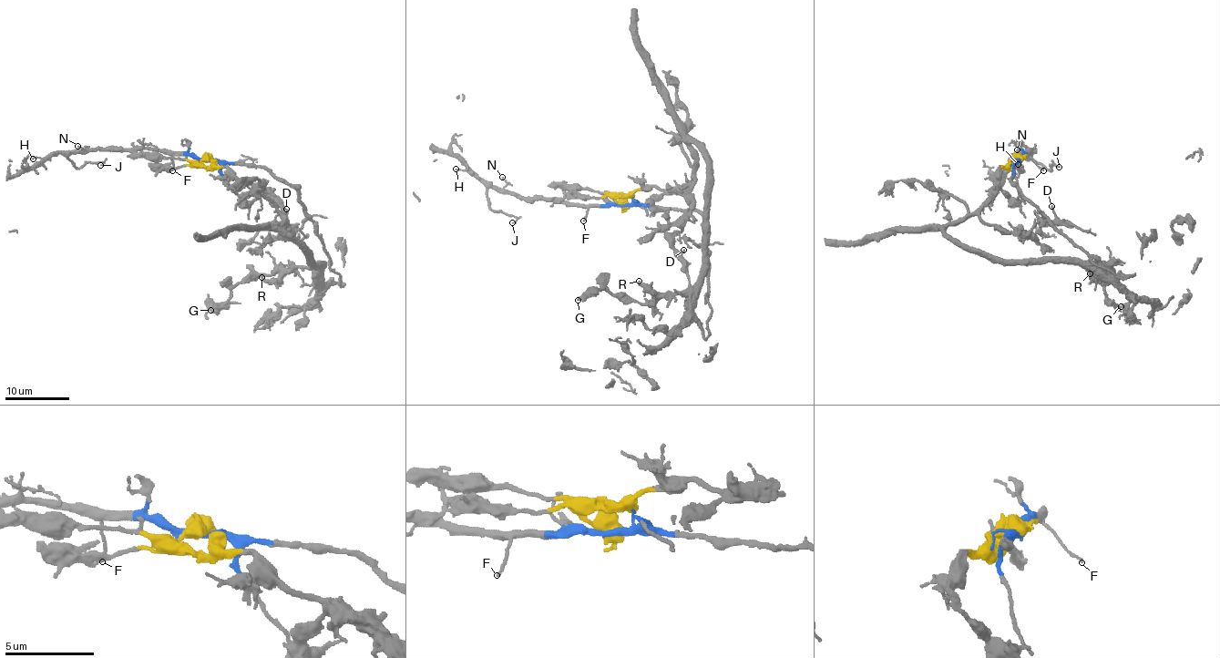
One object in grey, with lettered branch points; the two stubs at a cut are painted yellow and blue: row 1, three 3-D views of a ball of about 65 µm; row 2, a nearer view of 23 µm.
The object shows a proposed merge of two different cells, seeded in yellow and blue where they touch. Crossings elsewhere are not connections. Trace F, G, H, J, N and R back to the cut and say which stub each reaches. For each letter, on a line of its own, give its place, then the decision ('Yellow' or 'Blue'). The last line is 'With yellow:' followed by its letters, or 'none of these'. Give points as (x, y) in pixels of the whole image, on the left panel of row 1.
F: Place: (172, 170). Blue
G: Place: (210, 310). Yellow
H: Place: (33, 159). Blue
J: Place: (100, 165). Blue
N: Place: (77, 146). Blue
R: Place: (261, 277). Yellow
With yellow: G, R

